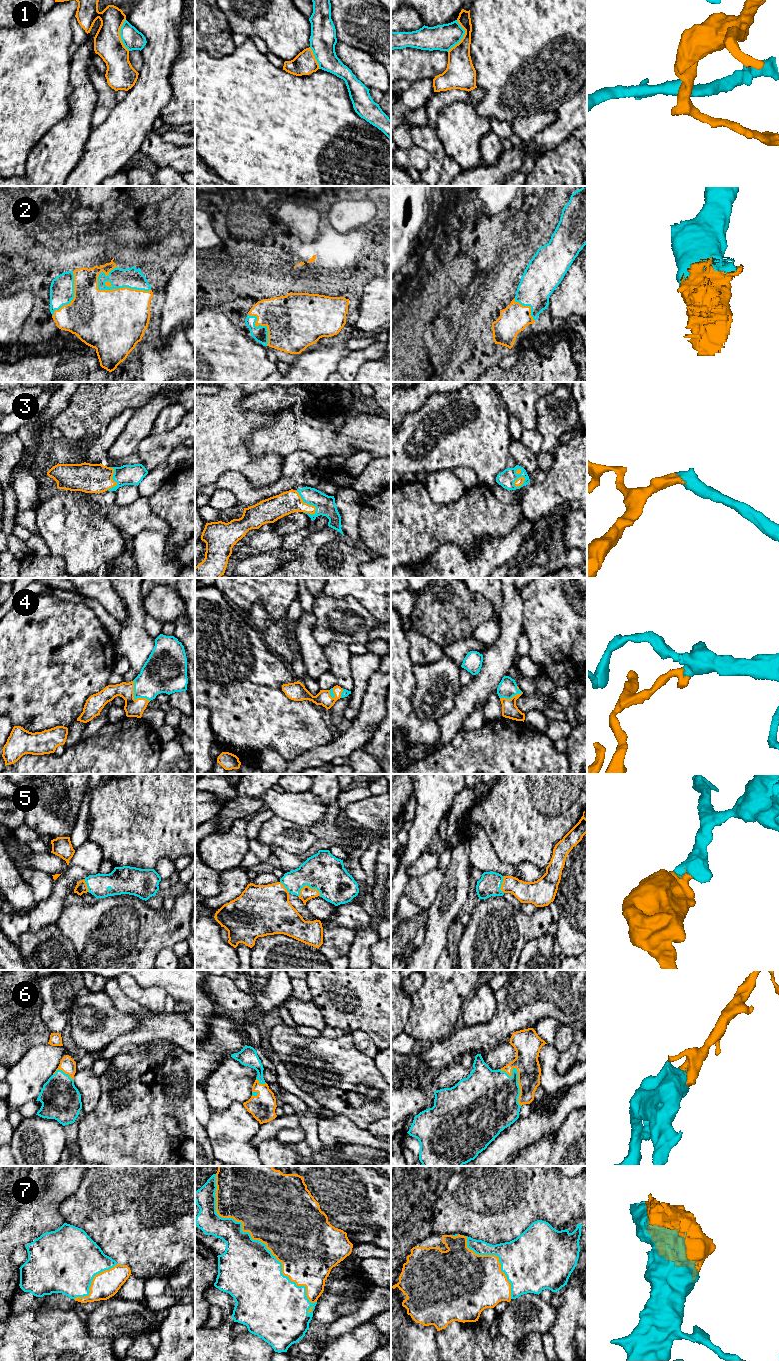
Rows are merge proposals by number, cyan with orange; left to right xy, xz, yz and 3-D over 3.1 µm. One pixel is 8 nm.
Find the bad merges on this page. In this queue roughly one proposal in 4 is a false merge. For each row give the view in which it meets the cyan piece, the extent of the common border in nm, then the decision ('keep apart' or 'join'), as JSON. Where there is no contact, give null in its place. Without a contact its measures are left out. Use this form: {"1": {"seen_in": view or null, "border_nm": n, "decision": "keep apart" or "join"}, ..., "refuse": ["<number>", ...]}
{"1": {"seen_in": "yz", "border_nm": 260, "decision": "keep apart"}, "2": {"seen_in": "xy", "border_nm": 440, "decision": "join"}, "3": {"seen_in": "xz", "border_nm": 260, "decision": "join"}, "4": {"seen_in": "xy", "border_nm": 220, "decision": "join"}, "5": {"seen_in": "xz", "border_nm": 190, "decision": "join"}, "6": {"seen_in": "yz", "border_nm": 340, "decision": "join"}, "7": {"seen_in": "xz", "border_nm": 1300, "decision": "join"}, "refuse": ["1"]}

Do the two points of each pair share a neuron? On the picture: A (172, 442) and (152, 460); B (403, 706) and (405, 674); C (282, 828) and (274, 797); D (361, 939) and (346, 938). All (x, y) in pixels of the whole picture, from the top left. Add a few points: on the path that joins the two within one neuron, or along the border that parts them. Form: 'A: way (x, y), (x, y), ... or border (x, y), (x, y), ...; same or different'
A: way (167, 447), (157, 455); same
B: way (403, 698), (403, 682); same
C: border (274, 815), (301, 825); different
D: border (356, 932), (346, 955); different

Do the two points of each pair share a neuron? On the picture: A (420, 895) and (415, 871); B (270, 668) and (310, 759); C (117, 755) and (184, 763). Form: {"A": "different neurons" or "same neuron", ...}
{"A": "different neurons", "B": "different neurons", "C": "different neurons"}

